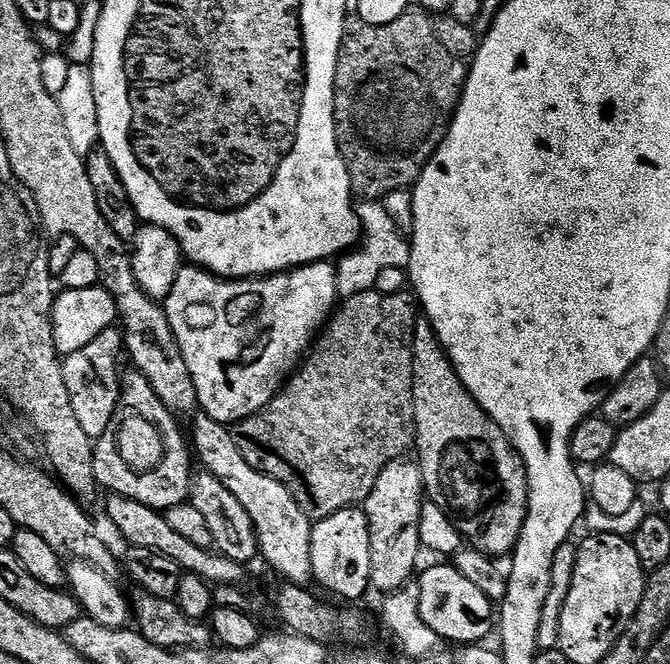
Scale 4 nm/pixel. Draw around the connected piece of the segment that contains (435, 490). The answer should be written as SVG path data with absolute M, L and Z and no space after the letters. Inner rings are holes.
M427 318L417 319L414 334L414 422L416 423L415 455L424 479L427 499L452 519L461 537L485 556L507 557L520 540L528 517L528 472L508 435L482 410L466 390L453 366L448 351L436 337Z

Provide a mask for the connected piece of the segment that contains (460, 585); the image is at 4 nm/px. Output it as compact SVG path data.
M451 563L436 564L433 568L428 568L424 573L421 571L420 588L418 587L418 595L420 597L420 618L426 626L430 626L430 630L441 641L453 640L461 646L476 646L484 640L488 635L494 632L494 604L493 601L486 598L486 594L482 594L482 590L478 590L478 586L474 586L474 582L469 582L467 578L462 578L462 574L458 574L458 570Z

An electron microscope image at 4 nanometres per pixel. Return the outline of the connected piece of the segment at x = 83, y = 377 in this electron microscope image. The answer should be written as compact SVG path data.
M119 327L106 329L90 346L82 346L74 354L63 357L66 390L70 390L70 402L74 406L74 414L82 430L93 442L100 439L100 435L110 426L114 410L120 401L122 387L122 368L116 365L116 359L124 352L124 338Z

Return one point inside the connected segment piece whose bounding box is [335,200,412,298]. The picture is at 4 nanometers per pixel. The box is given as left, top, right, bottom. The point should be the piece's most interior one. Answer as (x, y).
(385, 247)

